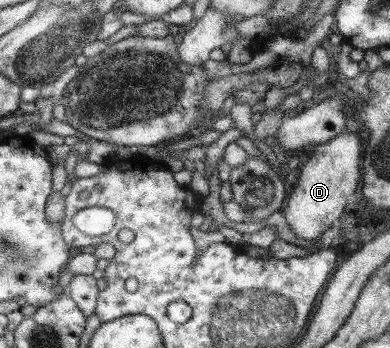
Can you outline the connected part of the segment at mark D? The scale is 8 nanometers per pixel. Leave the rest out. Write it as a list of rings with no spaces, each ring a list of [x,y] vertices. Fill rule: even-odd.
[[[342,133],[335,139],[328,141],[326,144],[320,144],[312,153],[310,160],[301,167],[298,183],[294,187],[294,192],[288,197],[288,204],[284,210],[280,210],[291,230],[296,237],[312,241],[316,239],[322,231],[330,229],[330,225],[342,215],[348,197],[356,191],[360,183],[360,159],[362,159],[362,149],[360,149],[360,137],[358,133]]]

